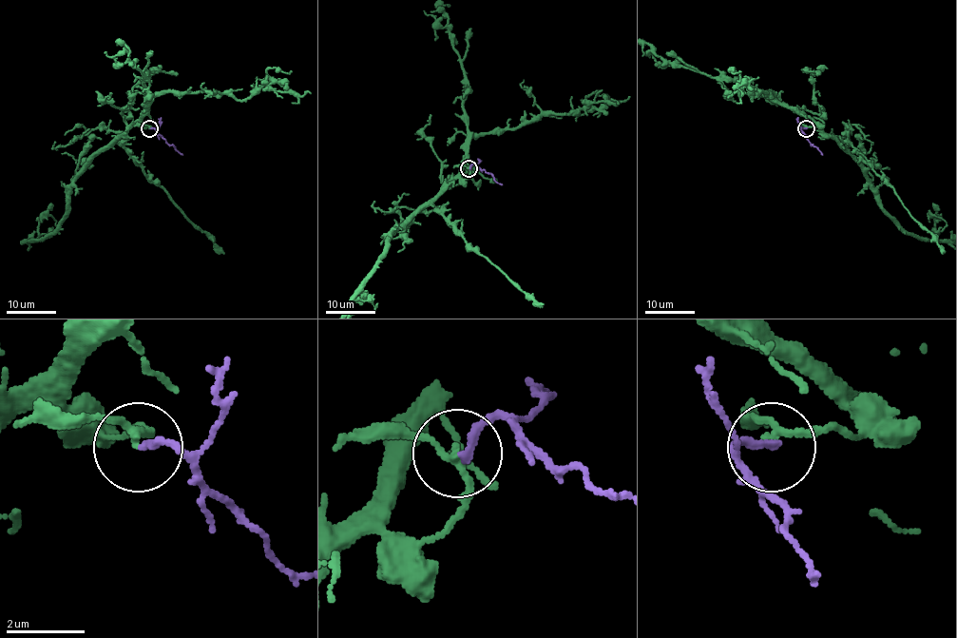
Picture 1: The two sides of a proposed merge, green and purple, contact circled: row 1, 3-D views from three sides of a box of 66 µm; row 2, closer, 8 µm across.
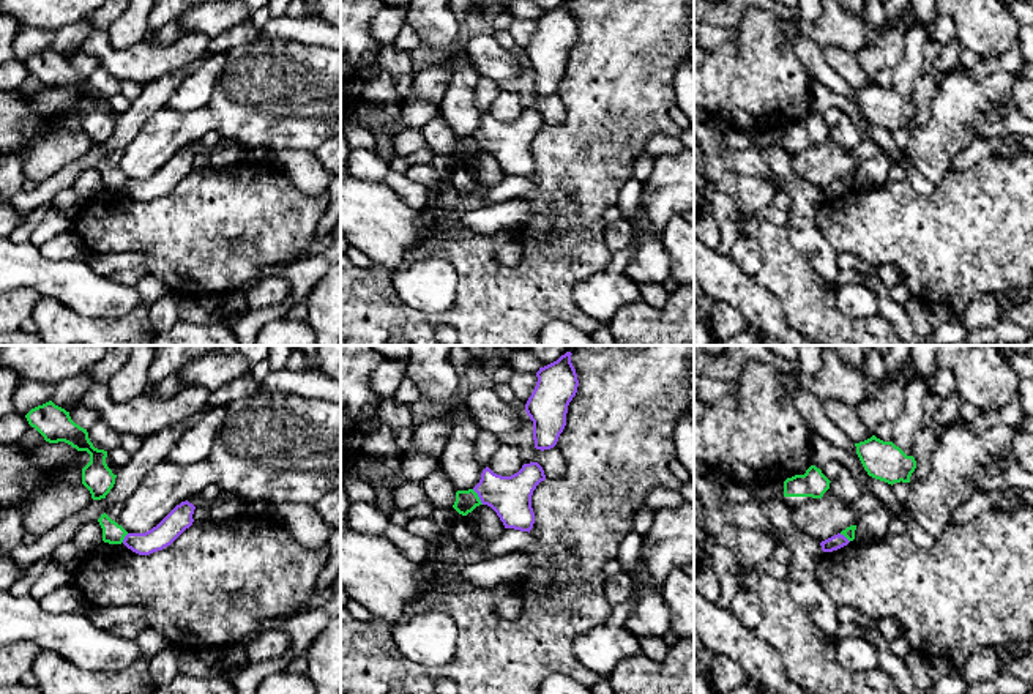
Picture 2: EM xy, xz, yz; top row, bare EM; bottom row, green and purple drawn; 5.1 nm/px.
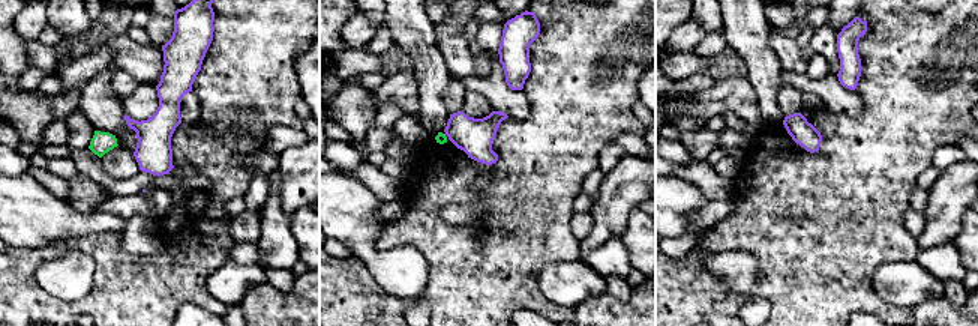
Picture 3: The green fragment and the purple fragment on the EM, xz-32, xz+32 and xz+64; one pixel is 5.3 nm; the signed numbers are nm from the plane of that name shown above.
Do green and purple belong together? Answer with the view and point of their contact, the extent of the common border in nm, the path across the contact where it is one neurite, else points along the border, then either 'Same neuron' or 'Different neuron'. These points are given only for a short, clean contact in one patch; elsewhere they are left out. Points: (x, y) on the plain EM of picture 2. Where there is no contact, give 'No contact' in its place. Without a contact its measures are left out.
Touches green at xz (478, 144). Shared border 100 nm. Boundary: xz (472, 136), (483, 150). Different neuron

